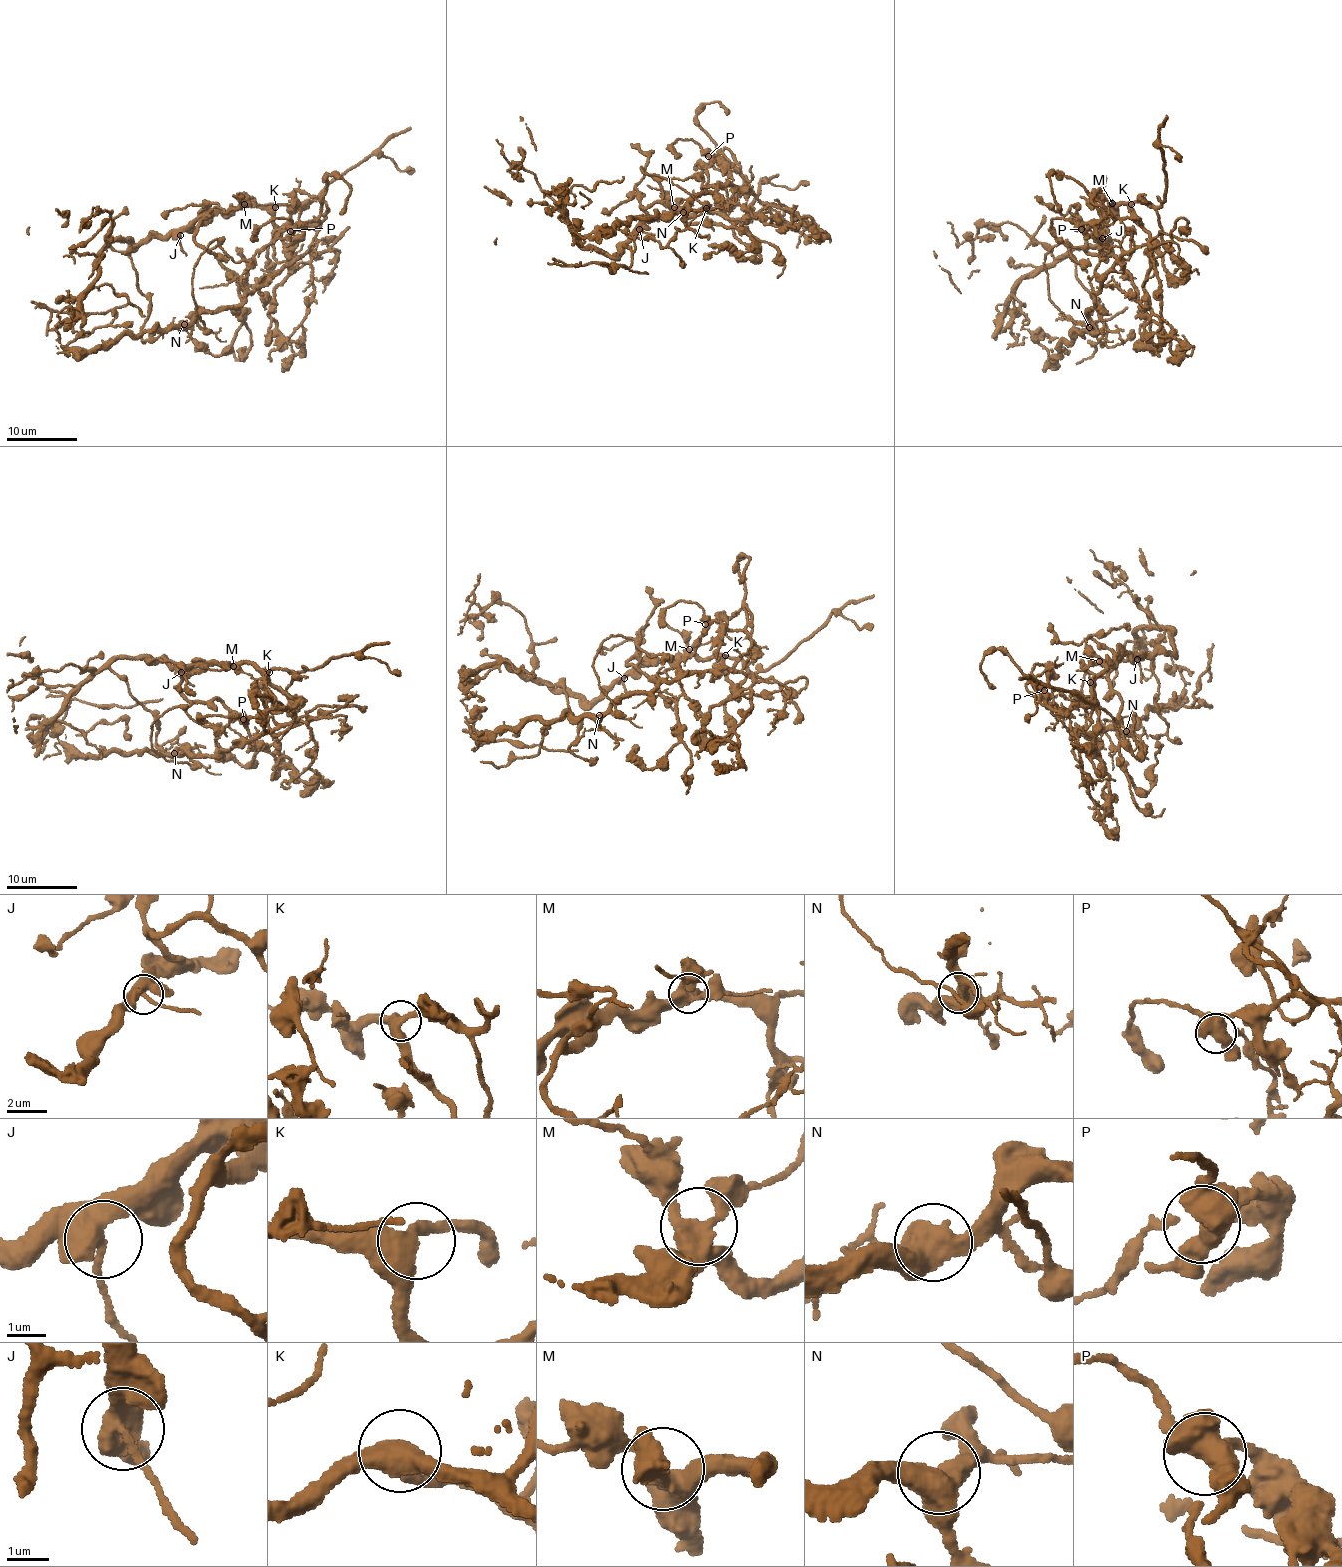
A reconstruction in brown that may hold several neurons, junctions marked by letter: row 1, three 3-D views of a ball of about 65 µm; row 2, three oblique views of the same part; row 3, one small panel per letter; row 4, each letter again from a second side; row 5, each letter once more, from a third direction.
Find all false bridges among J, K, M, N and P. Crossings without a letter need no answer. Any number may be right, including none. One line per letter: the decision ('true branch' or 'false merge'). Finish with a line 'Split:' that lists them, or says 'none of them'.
J: true branch
K: true branch
M: true branch
N: true branch
P: true branch
Split: none of them

